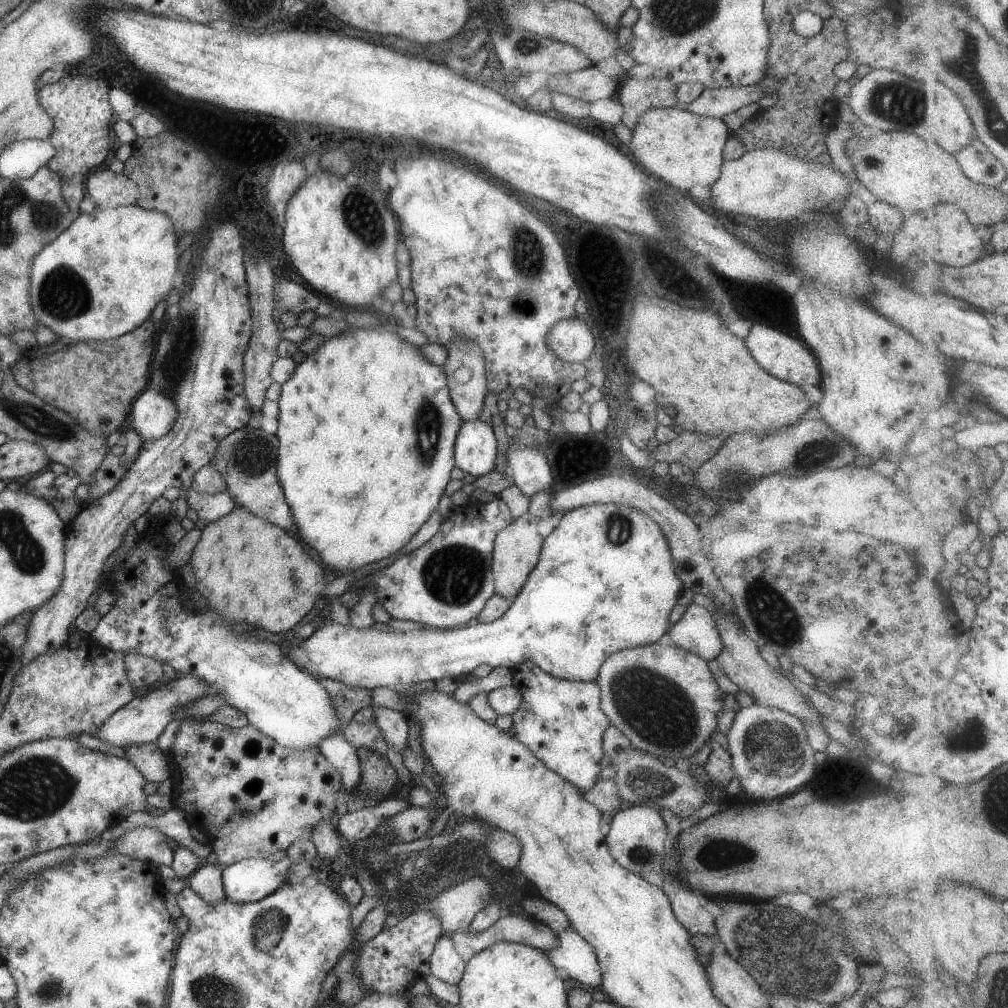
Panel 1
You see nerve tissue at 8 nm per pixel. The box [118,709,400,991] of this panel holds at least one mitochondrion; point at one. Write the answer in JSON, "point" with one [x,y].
{"point":[268,928]}

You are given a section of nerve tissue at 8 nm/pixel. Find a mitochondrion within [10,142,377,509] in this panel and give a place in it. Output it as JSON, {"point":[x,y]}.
{"point":[64,294]}

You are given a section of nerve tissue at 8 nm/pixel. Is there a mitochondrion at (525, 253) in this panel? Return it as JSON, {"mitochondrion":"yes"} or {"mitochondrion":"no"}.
{"mitochondrion":"yes"}

